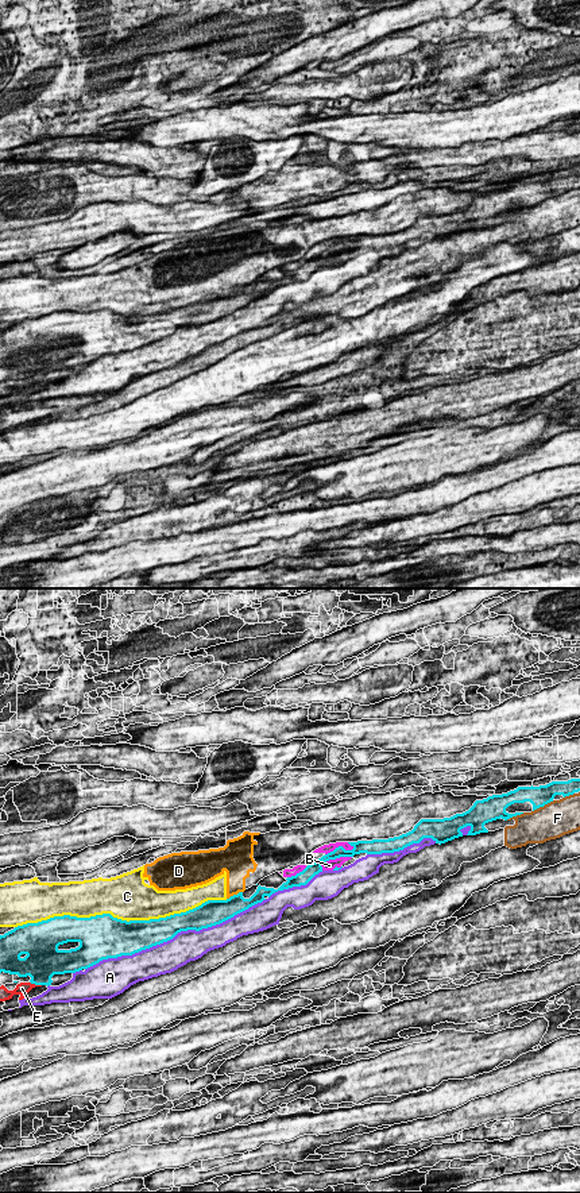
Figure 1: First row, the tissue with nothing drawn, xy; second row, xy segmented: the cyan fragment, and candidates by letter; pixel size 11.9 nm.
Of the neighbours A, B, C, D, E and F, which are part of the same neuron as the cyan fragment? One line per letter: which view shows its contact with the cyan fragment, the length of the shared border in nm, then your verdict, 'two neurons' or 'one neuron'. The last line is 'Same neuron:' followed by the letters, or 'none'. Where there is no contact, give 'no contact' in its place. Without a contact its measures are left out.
A: contact in xy; length 2300 nm; two neurons
B: contact in xy; length 400 nm; two neurons
C: contact in xy; length 2550 nm; two neurons
D: contact in xy; length 220 nm; two neurons
E: contact in xy; length 150 nm; two neurons
F: contact in xy; length 280 nm; two neurons
Same neuron: none

